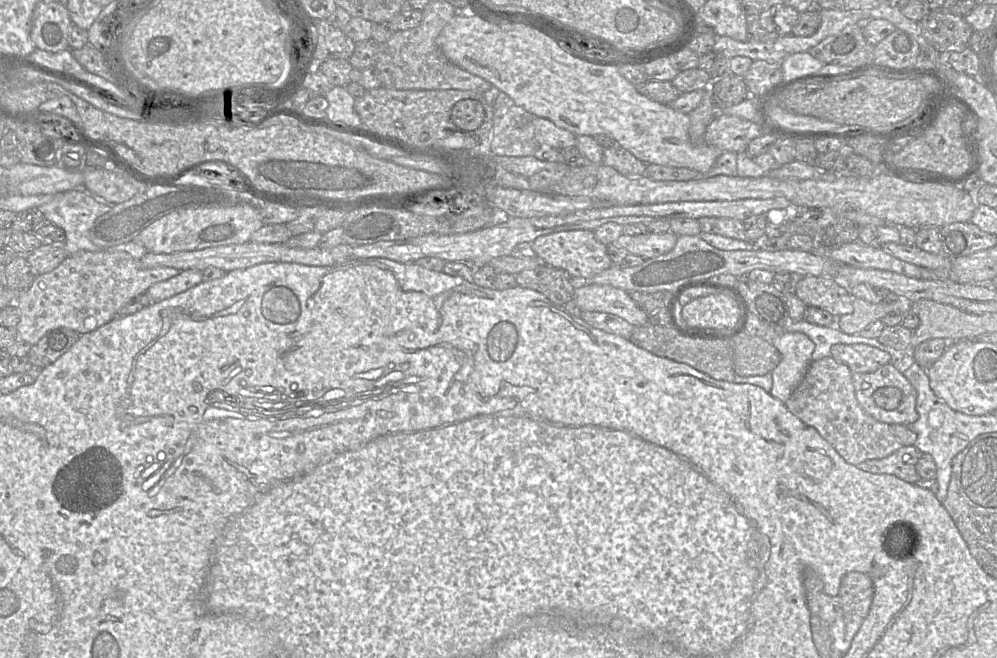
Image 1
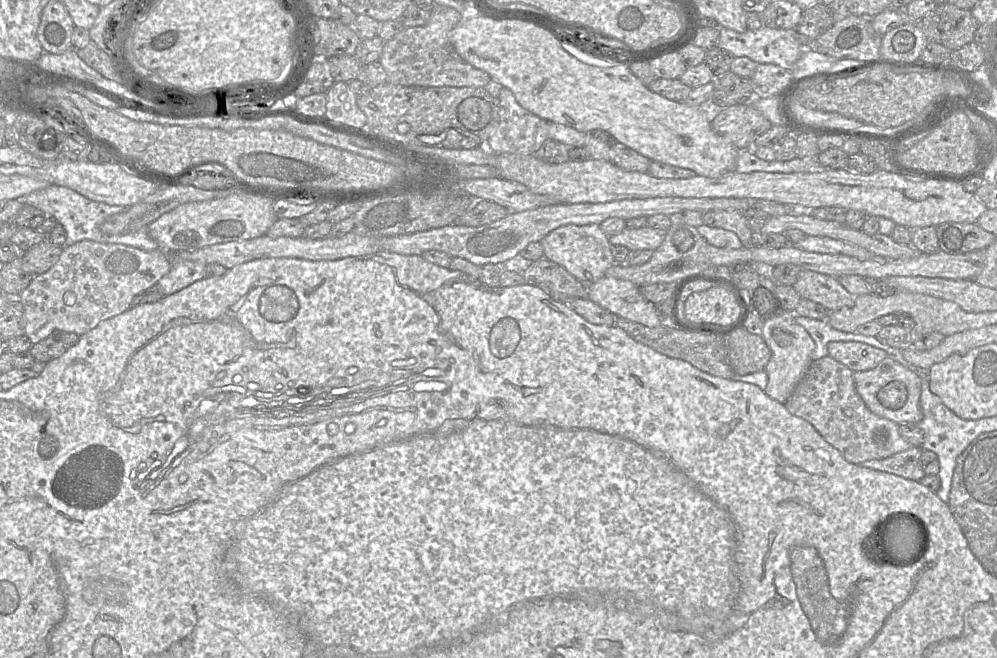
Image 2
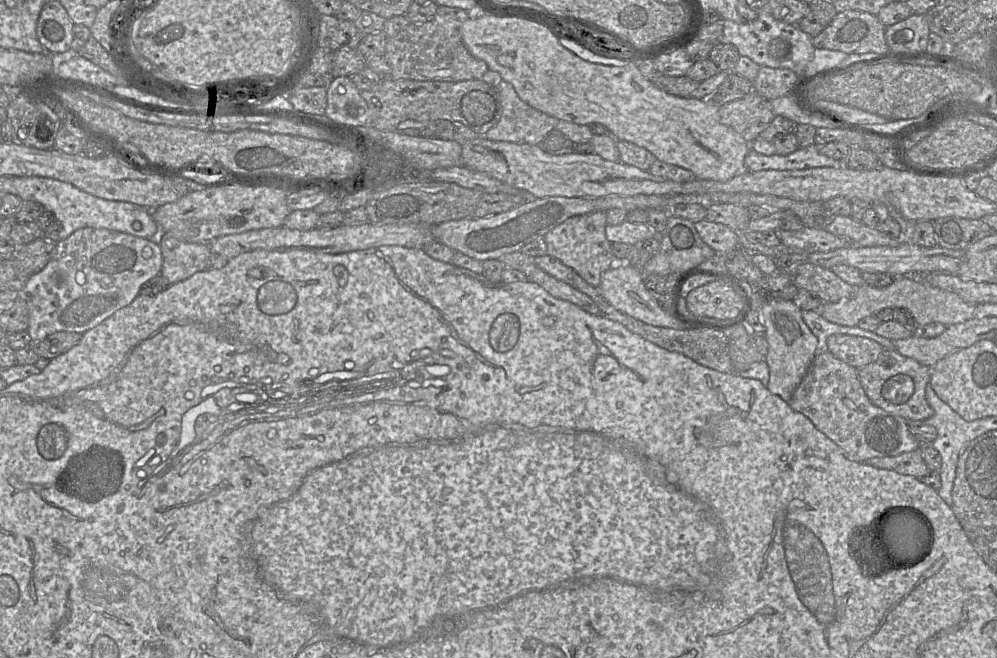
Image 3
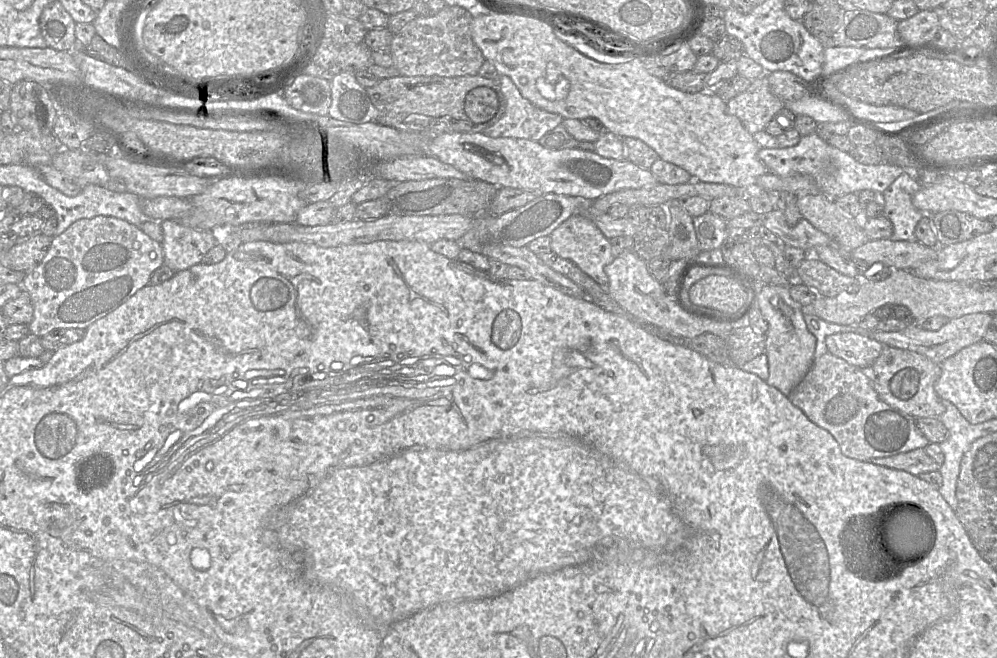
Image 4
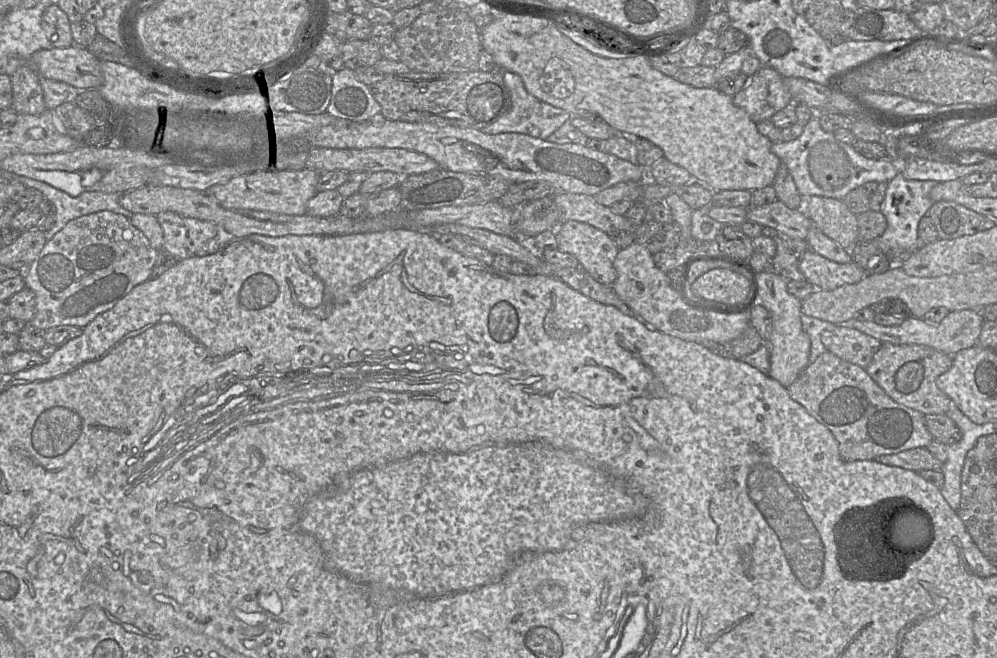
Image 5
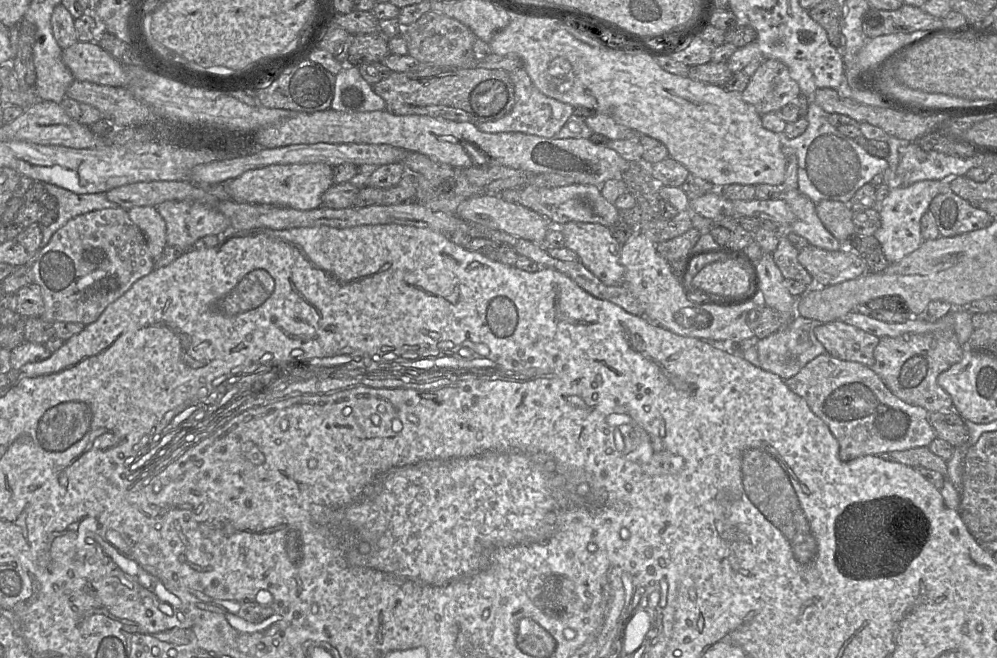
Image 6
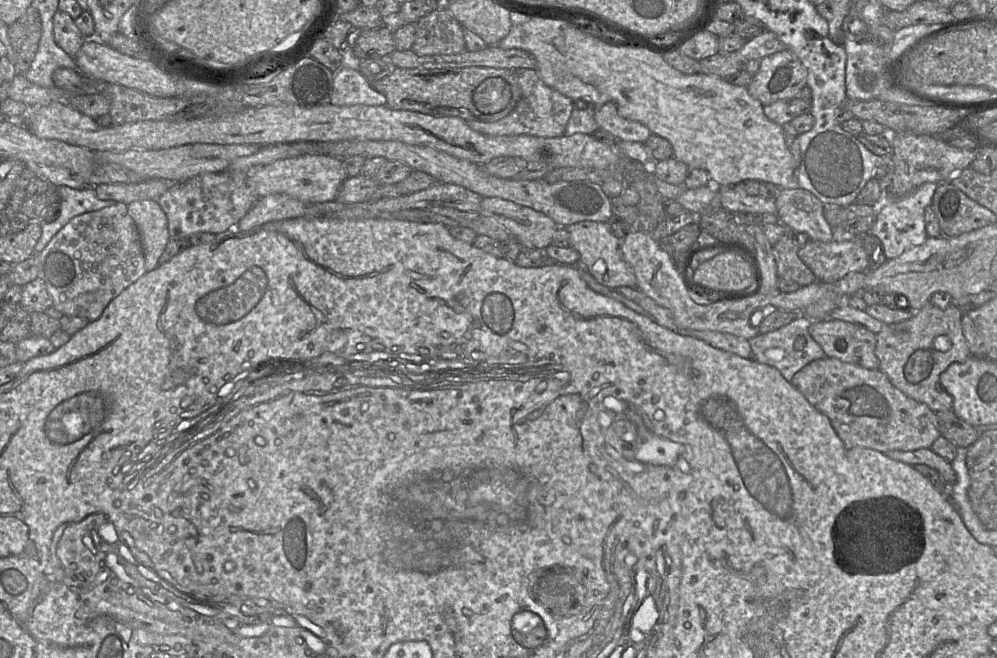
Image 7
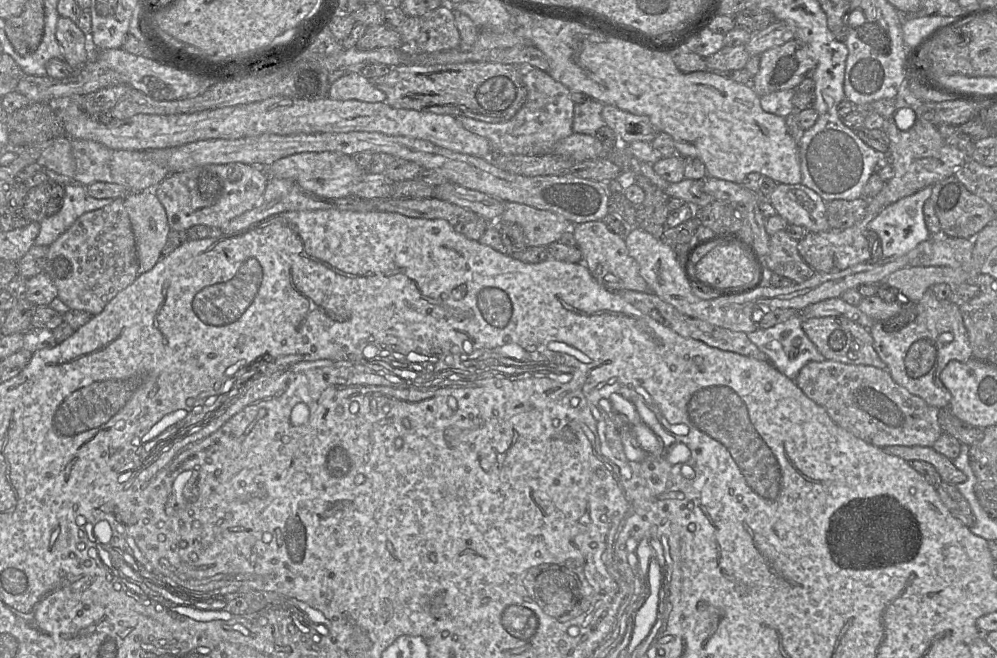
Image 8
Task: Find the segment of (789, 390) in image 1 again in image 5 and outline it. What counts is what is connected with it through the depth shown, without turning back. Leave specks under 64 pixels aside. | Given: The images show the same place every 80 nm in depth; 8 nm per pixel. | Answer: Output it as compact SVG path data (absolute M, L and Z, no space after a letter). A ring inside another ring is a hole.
M775 271L757 275L759 303L771 314L772 330L765 343L769 347L769 376L788 388L809 364L810 338L801 323L801 300L787 290L787 281Z

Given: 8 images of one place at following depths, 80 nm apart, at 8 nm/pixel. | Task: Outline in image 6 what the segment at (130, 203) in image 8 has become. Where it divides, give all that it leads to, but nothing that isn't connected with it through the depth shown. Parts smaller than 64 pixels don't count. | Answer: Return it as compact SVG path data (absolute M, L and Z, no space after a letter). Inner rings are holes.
M154 206L133 207L128 215L145 235L149 251L156 259L167 245L165 220Z

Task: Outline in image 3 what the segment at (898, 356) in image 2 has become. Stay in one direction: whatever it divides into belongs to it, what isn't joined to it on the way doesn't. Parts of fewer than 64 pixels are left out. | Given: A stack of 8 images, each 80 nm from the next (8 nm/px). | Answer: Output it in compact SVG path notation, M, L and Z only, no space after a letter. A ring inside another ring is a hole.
M802 311L802 318L812 334L817 338L815 357L828 351L827 339L834 334L849 334L866 337L881 344L883 348L895 349L893 341L878 335L875 331L867 331L857 326L843 326L831 323L820 316L816 311Z

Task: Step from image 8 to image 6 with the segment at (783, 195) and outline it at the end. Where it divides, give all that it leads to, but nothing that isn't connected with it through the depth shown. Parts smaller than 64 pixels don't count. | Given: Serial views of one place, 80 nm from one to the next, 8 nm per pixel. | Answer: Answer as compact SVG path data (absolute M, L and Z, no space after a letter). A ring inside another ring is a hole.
M798 191L784 192L784 199L794 214L794 221L790 230L804 237L809 245L829 250L837 251L842 245L823 225L819 219L815 202Z

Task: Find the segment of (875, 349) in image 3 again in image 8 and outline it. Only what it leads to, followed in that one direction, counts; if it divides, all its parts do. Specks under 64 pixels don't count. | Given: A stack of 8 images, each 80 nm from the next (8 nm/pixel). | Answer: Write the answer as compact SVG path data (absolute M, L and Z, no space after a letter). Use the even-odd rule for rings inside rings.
M838 316L809 318L802 321L802 329L826 360L886 369L886 364L873 347L870 331L848 318Z

